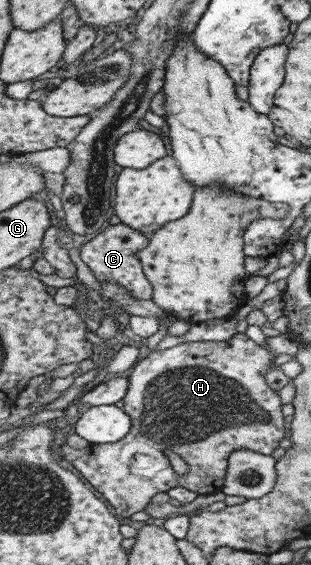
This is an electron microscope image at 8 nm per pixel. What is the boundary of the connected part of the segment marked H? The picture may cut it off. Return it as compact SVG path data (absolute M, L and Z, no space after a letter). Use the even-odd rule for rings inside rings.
M244 333L224 342L188 342L151 352L129 370L126 378L128 384L122 398L122 410L130 417L130 430L113 443L89 444L84 449L60 445L58 454L62 460L72 464L72 468L76 468L123 518L143 510L157 492L166 492L175 486L183 486L197 495L220 492L227 458L233 450L245 448L269 455L278 448L278 442L285 435L281 413L283 405L277 392L266 384L265 376L272 368L272 356ZM167 451L178 455L188 465L188 470L182 475L172 471Z

